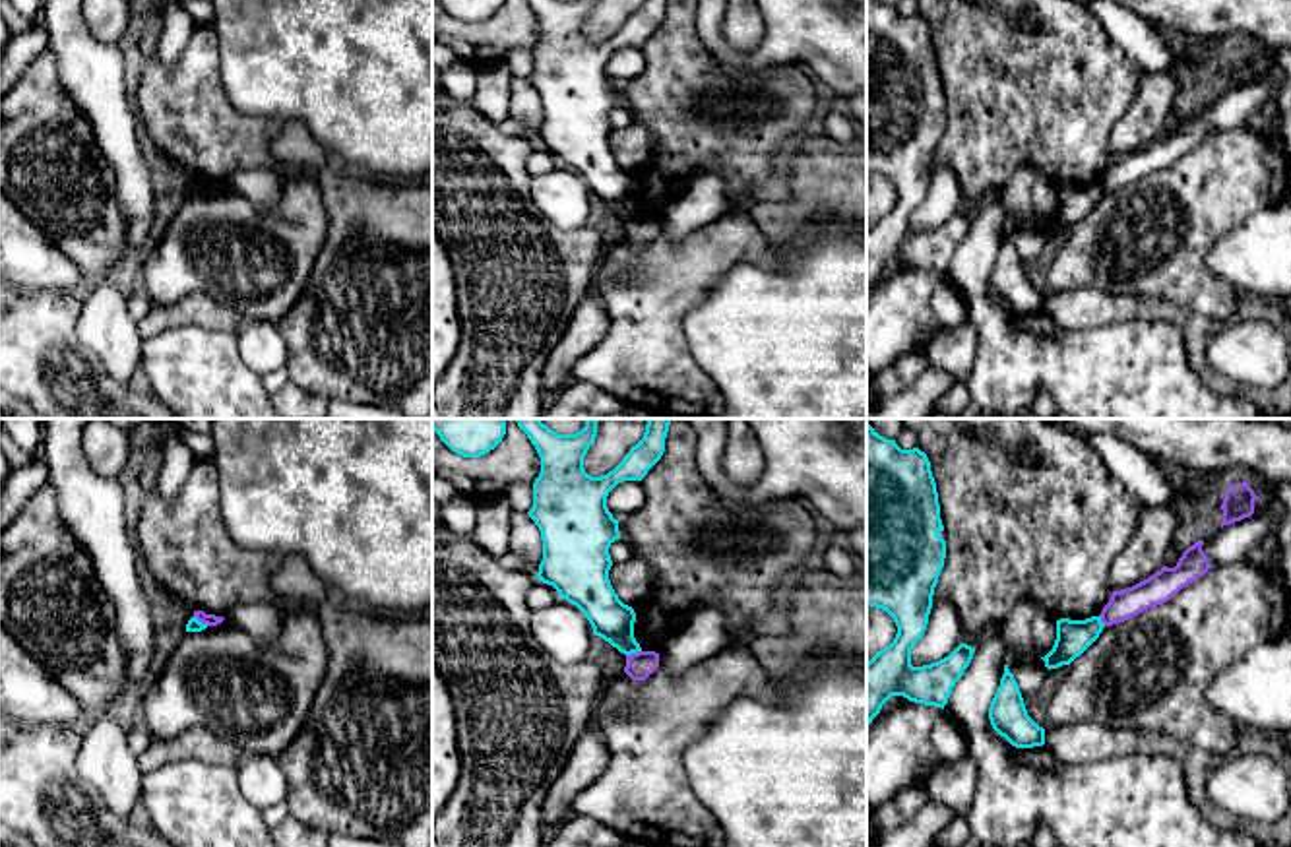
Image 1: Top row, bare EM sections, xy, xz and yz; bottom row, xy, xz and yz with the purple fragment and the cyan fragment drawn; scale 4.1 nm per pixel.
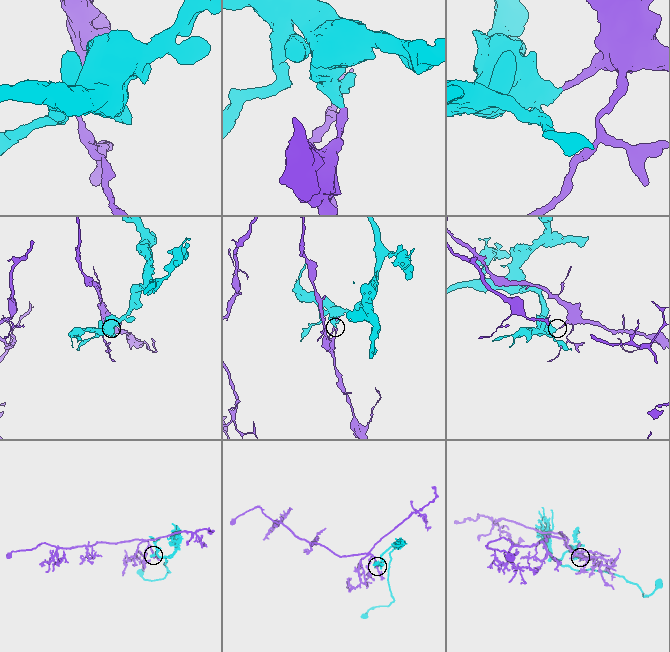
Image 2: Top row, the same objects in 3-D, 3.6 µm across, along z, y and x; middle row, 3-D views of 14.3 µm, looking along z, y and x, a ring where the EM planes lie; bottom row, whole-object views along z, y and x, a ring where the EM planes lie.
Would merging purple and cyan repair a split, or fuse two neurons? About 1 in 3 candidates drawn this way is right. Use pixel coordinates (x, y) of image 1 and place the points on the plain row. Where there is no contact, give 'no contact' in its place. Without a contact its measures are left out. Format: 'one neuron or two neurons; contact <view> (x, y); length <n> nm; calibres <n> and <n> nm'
two neurons; contact xz (632, 219); length 70 nm; calibres 110 and 170 nm

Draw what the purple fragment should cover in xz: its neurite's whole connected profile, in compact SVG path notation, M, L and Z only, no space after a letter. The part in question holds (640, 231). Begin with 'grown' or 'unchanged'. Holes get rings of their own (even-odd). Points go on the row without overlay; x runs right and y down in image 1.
unchanged; M638 217L626 221L624 238L632 246L646 246L659 233L659 219L655 217Z

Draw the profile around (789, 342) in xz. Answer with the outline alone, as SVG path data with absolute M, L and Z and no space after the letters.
M849 223L818 225L803 235L799 246L781 248L779 256L779 267L740 264L729 269L684 320L692 357L725 397L719 419L866 419L866 233Z

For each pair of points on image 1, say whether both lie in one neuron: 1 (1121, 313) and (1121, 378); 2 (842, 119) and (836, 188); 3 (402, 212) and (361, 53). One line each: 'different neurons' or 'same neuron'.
1: different neurons
2: different neurons
3: different neurons

